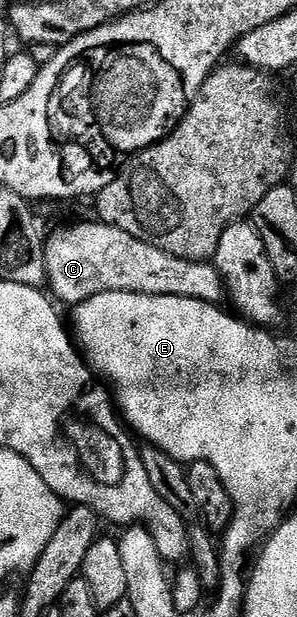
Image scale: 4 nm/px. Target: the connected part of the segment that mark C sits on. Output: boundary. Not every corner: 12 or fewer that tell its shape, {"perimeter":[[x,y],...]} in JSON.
{"perimeter":[[110,224],[48,237],[47,288],[227,296],[212,263],[175,258]]}

